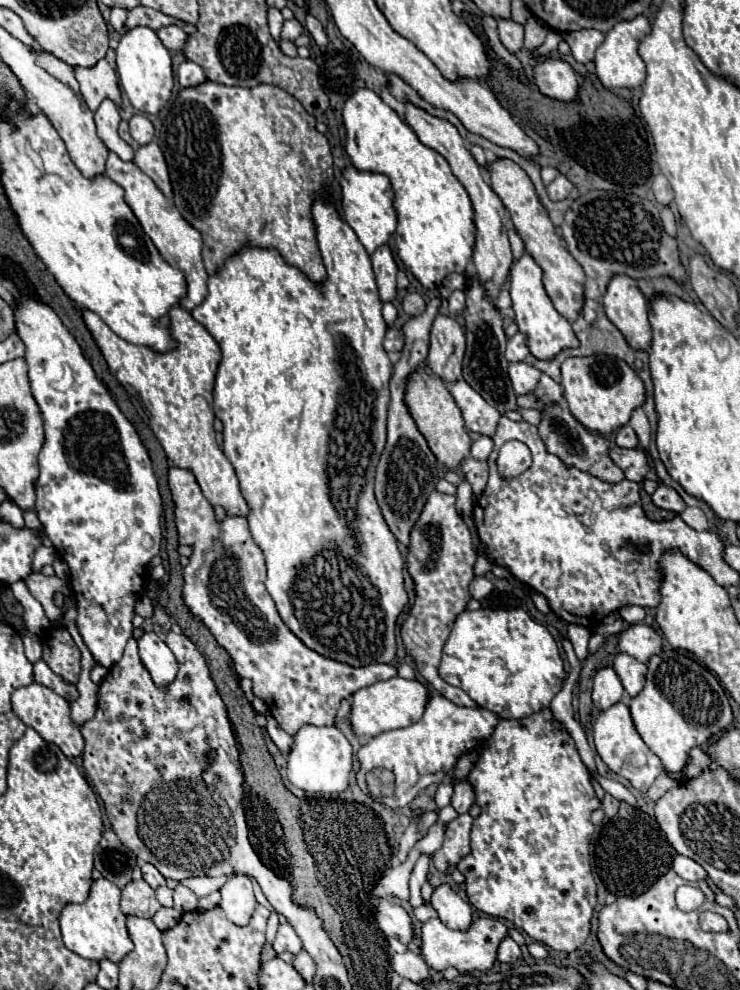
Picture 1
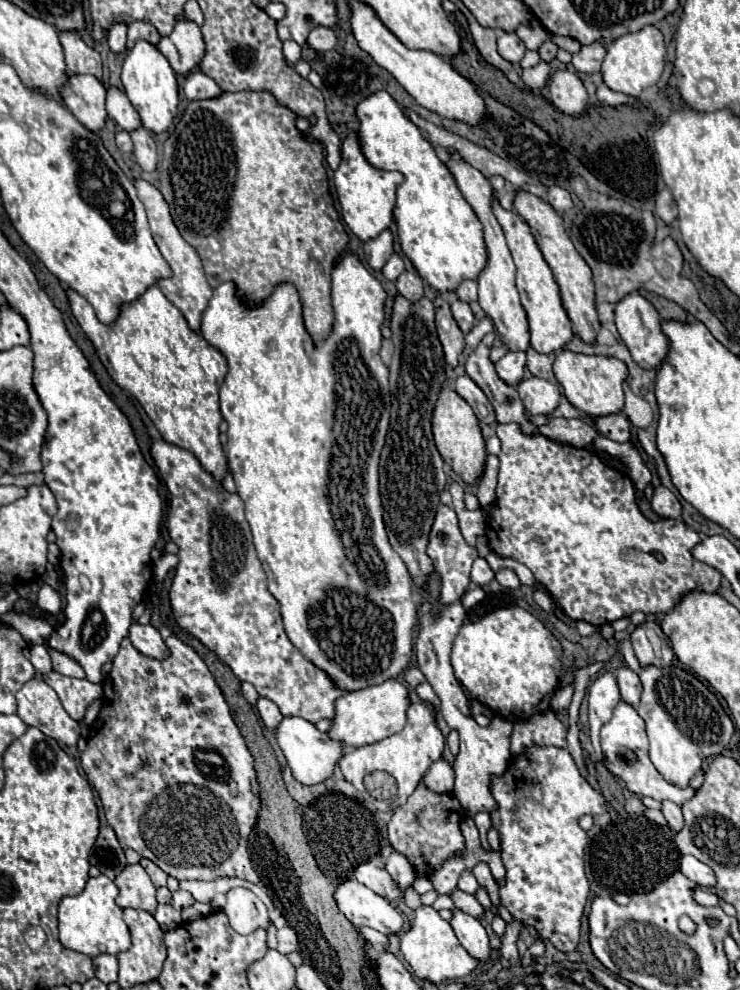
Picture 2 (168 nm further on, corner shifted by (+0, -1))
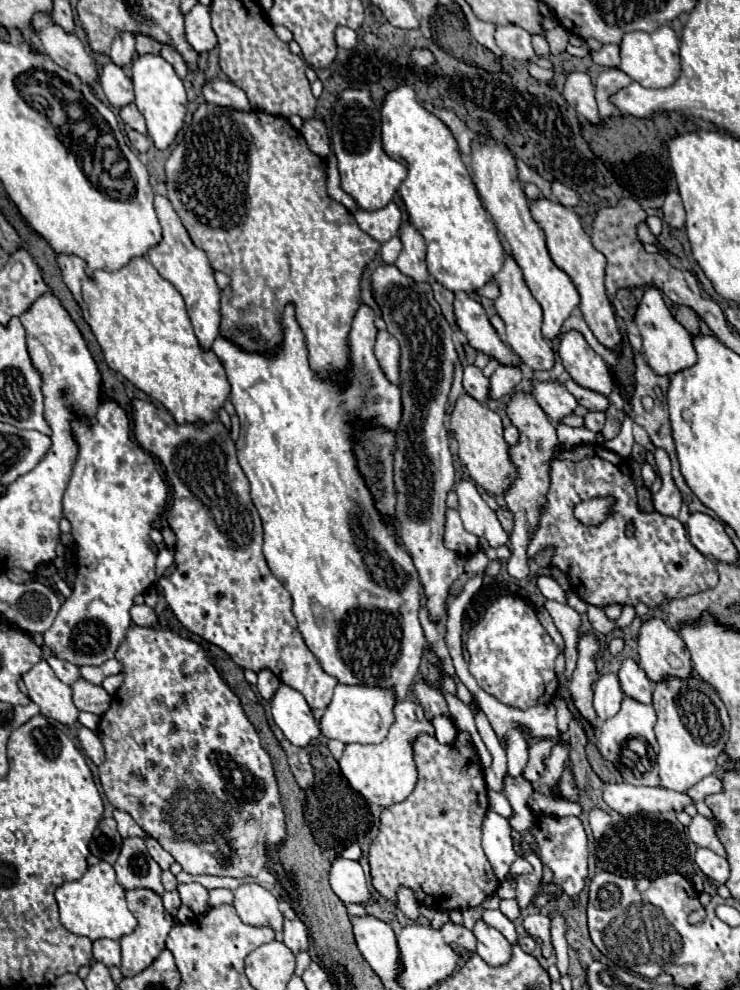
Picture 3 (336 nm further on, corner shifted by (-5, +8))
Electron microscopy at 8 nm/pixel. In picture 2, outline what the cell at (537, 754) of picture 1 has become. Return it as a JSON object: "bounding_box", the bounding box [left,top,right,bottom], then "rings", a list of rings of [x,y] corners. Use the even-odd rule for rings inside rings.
{"bounding_box":[489,745,605,953],"rings":[[[531,745],[531,747],[525,747],[523,753],[515,755],[509,763],[509,767],[505,769],[503,775],[493,775],[491,777],[491,795],[493,799],[497,801],[497,809],[493,809],[489,815],[491,815],[491,827],[499,831],[499,837],[501,837],[501,859],[503,859],[503,865],[505,865],[505,881],[503,883],[497,883],[499,885],[499,899],[501,899],[501,905],[517,919],[521,921],[525,927],[533,927],[539,937],[551,941],[555,945],[555,949],[563,951],[563,953],[571,953],[577,949],[579,945],[579,931],[581,931],[581,917],[583,917],[583,909],[587,905],[587,899],[589,899],[589,881],[585,877],[585,867],[583,867],[583,851],[585,851],[585,845],[587,845],[587,833],[579,827],[579,817],[585,815],[585,813],[605,813],[605,797],[595,791],[579,773],[577,765],[573,763],[571,755],[567,749],[561,749],[561,747],[541,747],[541,745]]]}

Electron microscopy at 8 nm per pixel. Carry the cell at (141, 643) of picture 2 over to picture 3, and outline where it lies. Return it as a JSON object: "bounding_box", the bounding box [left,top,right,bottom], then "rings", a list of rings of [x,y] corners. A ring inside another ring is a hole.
{"bounding_box":[130,604,156,626],"rings":[[[134,604],[130,608],[130,616],[132,616],[132,622],[140,624],[140,626],[154,626],[156,624],[156,614],[146,604]]]}

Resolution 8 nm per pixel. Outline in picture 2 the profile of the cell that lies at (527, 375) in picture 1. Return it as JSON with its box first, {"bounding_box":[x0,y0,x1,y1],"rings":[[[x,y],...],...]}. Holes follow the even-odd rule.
{"bounding_box":[517,377,561,415],"rings":[[[527,377],[517,383],[517,391],[521,395],[521,401],[525,409],[531,415],[547,415],[551,413],[561,399],[561,391],[557,385],[539,379],[539,377]]]}

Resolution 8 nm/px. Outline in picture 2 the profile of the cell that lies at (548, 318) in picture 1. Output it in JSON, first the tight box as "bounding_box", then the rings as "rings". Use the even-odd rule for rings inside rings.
{"bounding_box":[493,199,573,353],"rings":[[[493,199],[493,213],[499,221],[499,225],[505,231],[507,237],[507,245],[509,251],[513,255],[513,261],[517,265],[517,291],[521,295],[521,305],[527,313],[527,323],[529,323],[529,335],[531,335],[531,347],[537,353],[553,353],[563,349],[571,339],[573,339],[573,327],[571,321],[561,305],[561,295],[559,295],[559,287],[555,283],[555,277],[549,269],[549,265],[545,263],[527,223],[515,213],[515,211],[505,211],[501,209],[501,205],[497,203],[497,199]]]}

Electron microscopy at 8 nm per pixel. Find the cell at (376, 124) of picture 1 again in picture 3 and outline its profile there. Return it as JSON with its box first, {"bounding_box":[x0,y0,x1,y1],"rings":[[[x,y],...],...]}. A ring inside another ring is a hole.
{"bounding_box":[382,86,504,294],"rings":[[[400,86],[384,98],[382,144],[384,144],[384,152],[390,158],[404,160],[408,164],[408,180],[402,182],[398,192],[406,204],[406,210],[410,214],[410,222],[426,240],[428,272],[442,286],[446,286],[452,292],[472,294],[472,292],[480,290],[484,284],[492,282],[494,274],[504,264],[504,248],[502,248],[498,230],[492,224],[492,220],[488,218],[488,214],[486,214],[486,210],[484,210],[484,206],[476,194],[474,182],[472,182],[472,178],[470,178],[470,174],[468,174],[468,170],[460,158],[458,142],[454,140],[452,132],[448,130],[448,126],[440,118],[436,118],[432,112],[428,112],[422,104],[416,102],[416,94],[408,86]]]}

